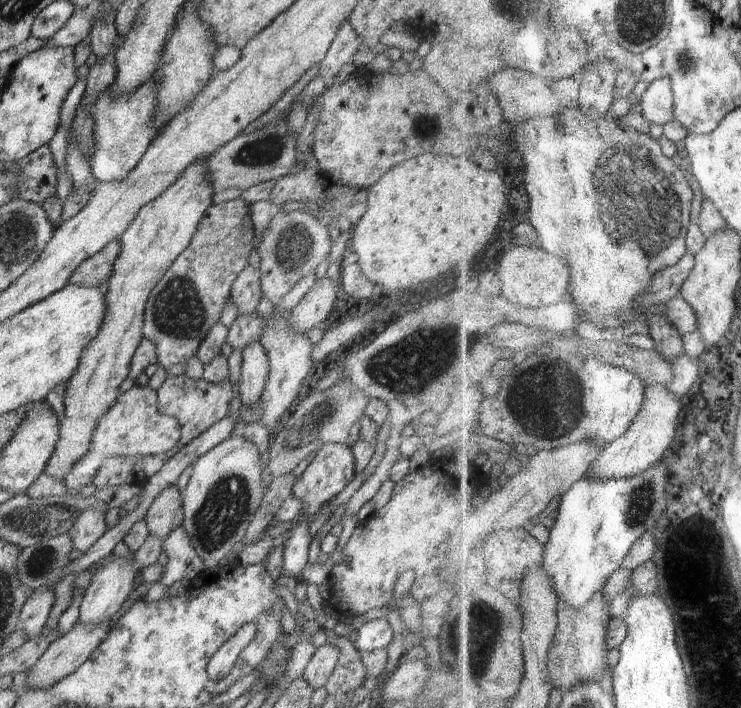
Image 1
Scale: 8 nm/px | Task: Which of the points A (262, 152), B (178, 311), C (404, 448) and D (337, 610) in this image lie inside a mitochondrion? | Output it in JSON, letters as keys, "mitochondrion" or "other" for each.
{"A":"mitochondrion","B":"mitochondrion","C":"other","D":"other"}

